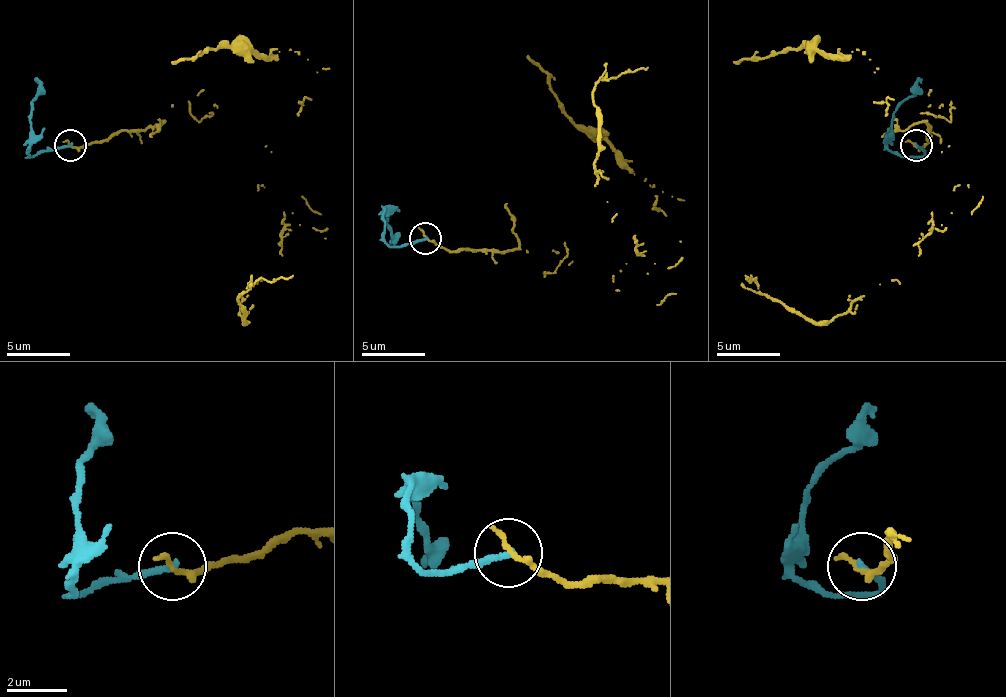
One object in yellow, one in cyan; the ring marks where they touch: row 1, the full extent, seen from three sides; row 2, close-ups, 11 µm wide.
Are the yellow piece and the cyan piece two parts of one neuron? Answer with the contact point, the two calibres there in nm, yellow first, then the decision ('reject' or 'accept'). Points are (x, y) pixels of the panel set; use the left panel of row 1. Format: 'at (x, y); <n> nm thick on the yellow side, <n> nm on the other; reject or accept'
at (70, 145); 240 nm thick on the yellow side, 240 nm on the other; reject

